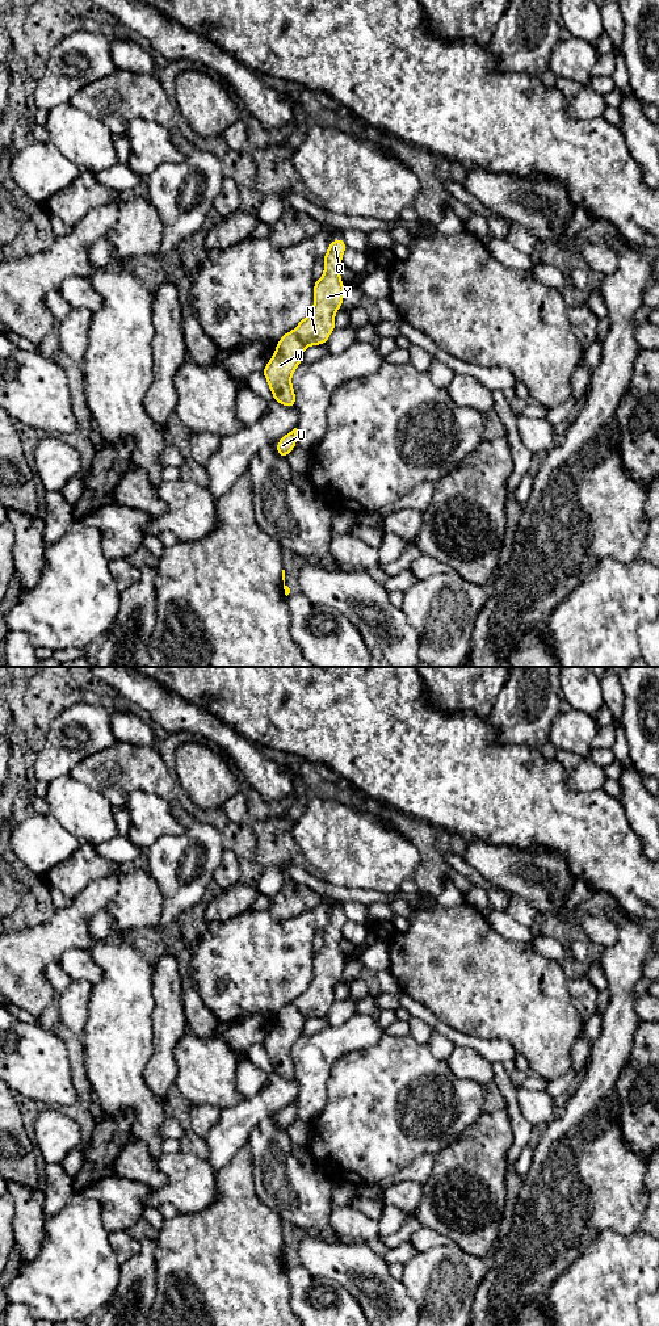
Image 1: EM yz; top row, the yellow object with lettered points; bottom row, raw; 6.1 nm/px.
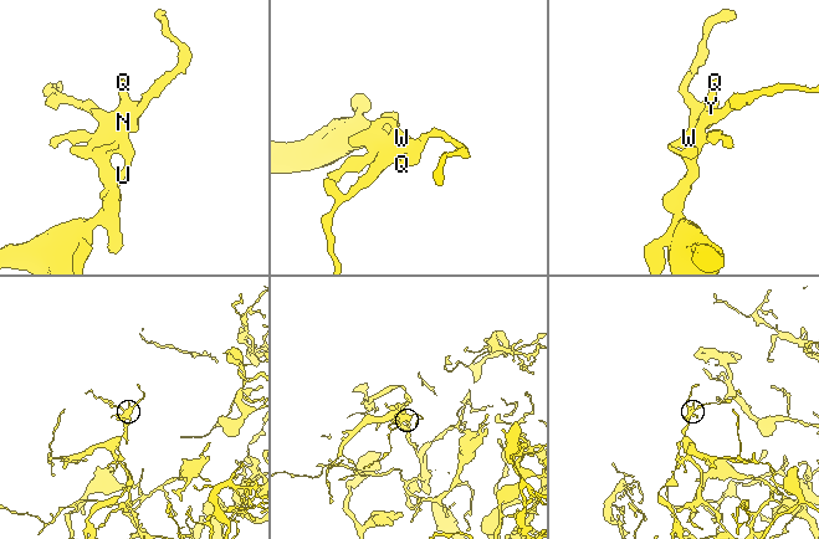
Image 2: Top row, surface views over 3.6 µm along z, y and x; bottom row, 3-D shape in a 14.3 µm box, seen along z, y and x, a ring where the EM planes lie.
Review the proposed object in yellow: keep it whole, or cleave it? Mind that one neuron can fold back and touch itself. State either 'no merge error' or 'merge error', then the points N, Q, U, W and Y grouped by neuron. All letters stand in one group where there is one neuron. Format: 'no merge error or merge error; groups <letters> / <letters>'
merge error; groups N Q Y / U W

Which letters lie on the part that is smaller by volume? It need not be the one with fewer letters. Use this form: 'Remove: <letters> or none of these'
Remove: U, W

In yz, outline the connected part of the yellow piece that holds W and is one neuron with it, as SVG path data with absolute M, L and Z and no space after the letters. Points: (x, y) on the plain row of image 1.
M289 1003L280 1011L270 1033L263 1041L273 1071L286 1079L295 1078L291 1049L302 1035L303 1024L305 1017L295 1007L295 1003Z

